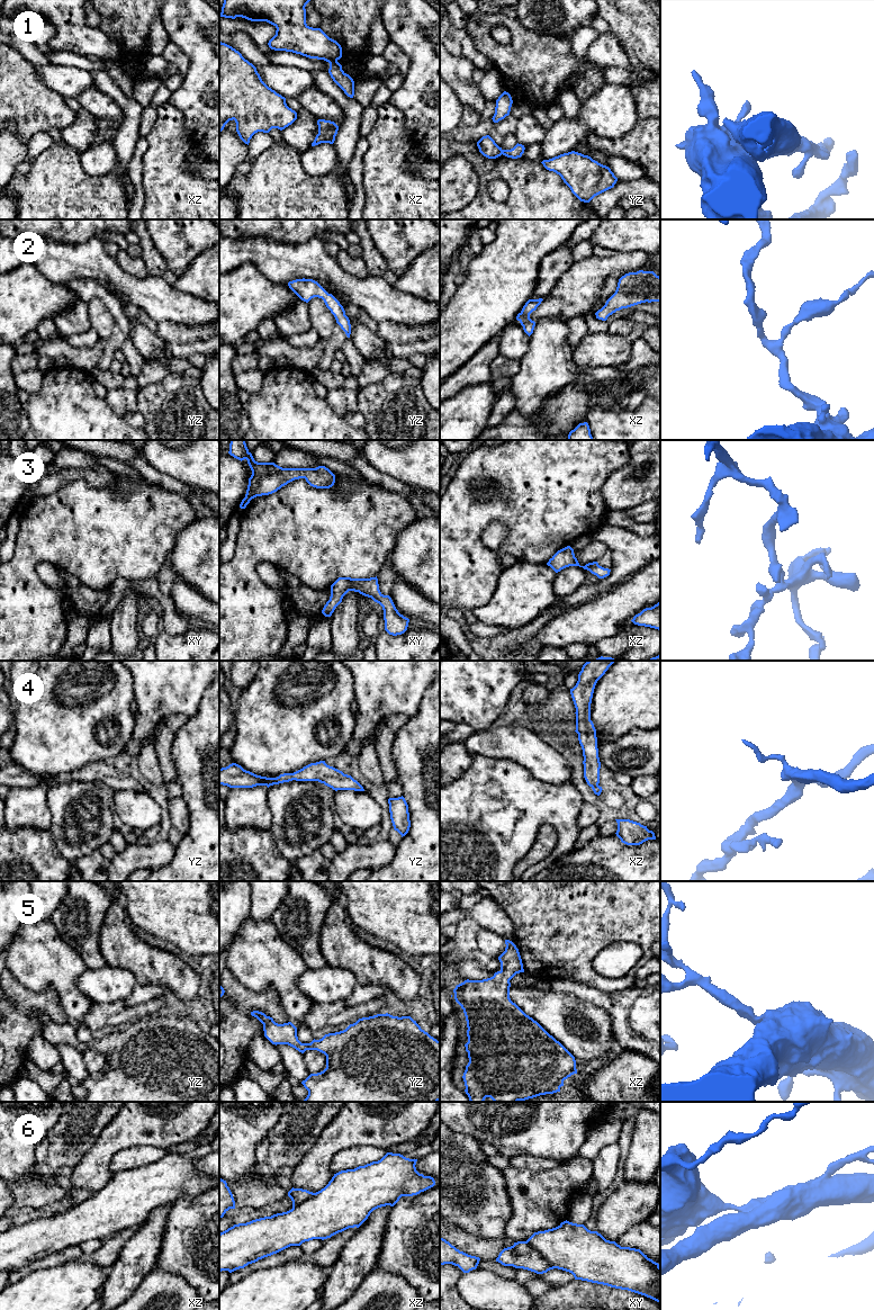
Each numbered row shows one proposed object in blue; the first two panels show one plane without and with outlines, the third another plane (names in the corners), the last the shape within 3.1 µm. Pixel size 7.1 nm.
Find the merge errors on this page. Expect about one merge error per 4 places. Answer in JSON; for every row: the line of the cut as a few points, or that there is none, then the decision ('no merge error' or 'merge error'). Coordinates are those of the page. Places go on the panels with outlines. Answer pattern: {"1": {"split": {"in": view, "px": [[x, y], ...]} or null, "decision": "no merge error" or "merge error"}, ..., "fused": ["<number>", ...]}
{"1": {"split": {"in": "xz", "px": [[336, 60], [330, 63]]}, "decision": "merge error"}, "2": {"split": null, "decision": "no merge error"}, "3": {"split": null, "decision": "no merge error"}, "4": {"split": null, "decision": "no merge error"}, "5": {"split": null, "decision": "no merge error"}, "6": {"split": {"in": "xy", "px": [[525, 1241], [553, 1267]]}, "decision": "merge error"}, "fused": ["1", "6"]}

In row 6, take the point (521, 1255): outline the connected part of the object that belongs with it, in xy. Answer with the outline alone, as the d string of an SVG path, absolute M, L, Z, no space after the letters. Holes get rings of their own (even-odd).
M517 1241L513 1246L504 1248L496 1258L496 1262L504 1266L523 1268L537 1274L543 1274L553 1269L526 1241Z

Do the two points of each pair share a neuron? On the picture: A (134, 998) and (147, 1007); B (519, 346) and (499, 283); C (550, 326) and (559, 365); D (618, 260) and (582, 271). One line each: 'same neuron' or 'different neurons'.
A: different neurons
B: different neurons
C: same neuron
D: same neuron

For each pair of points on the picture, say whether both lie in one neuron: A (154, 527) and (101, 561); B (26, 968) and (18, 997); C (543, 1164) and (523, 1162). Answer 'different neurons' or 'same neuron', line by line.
A: same neuron
B: different neurons
C: same neuron

